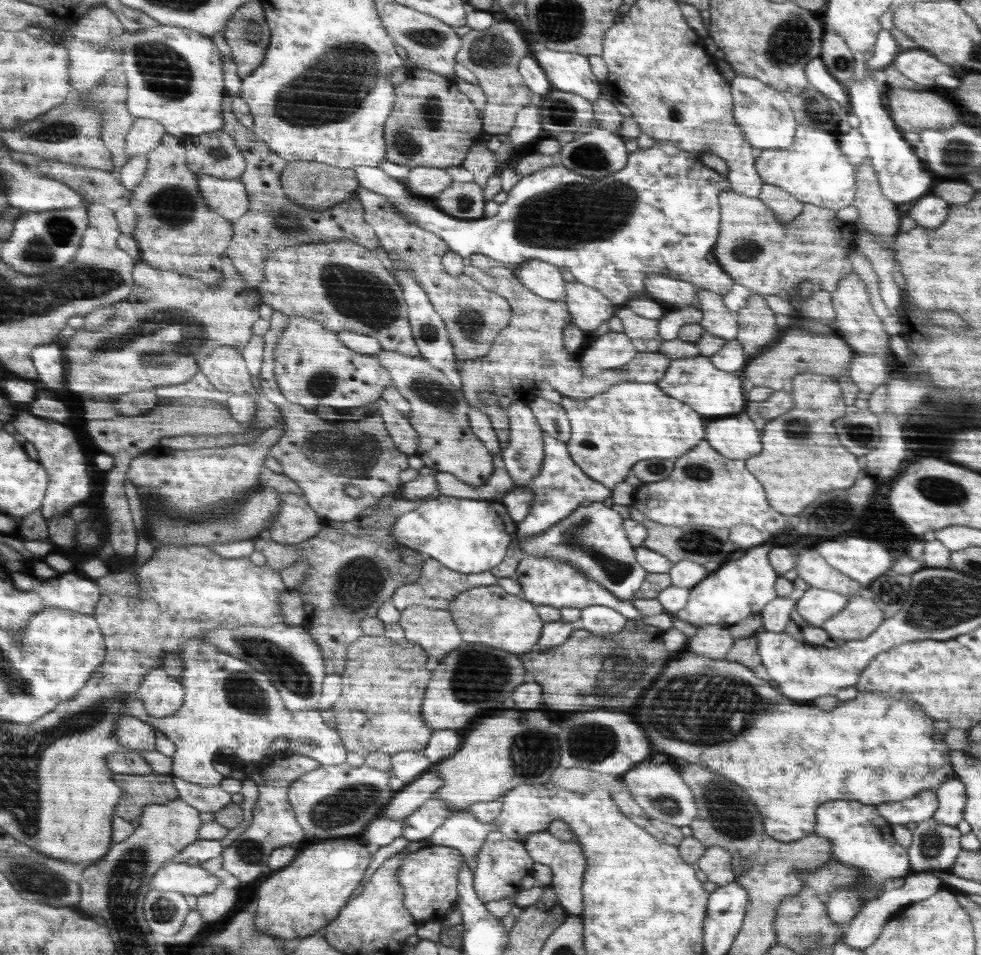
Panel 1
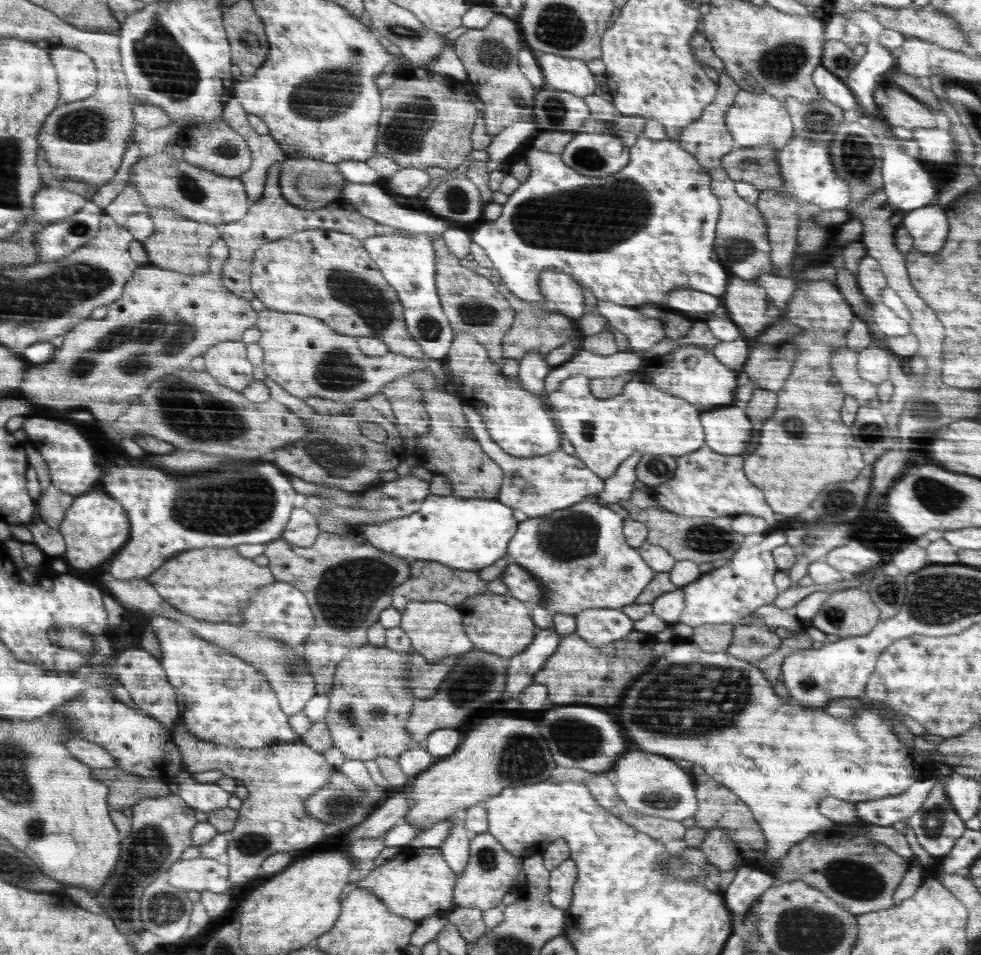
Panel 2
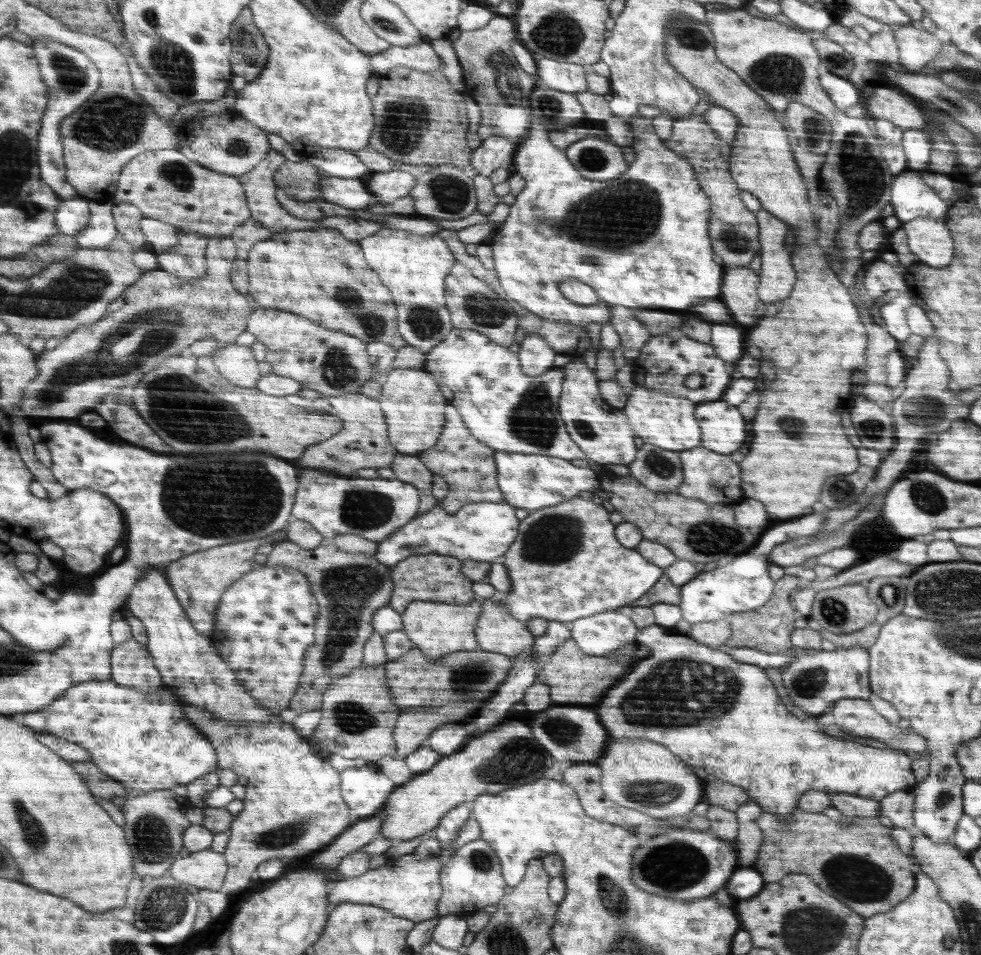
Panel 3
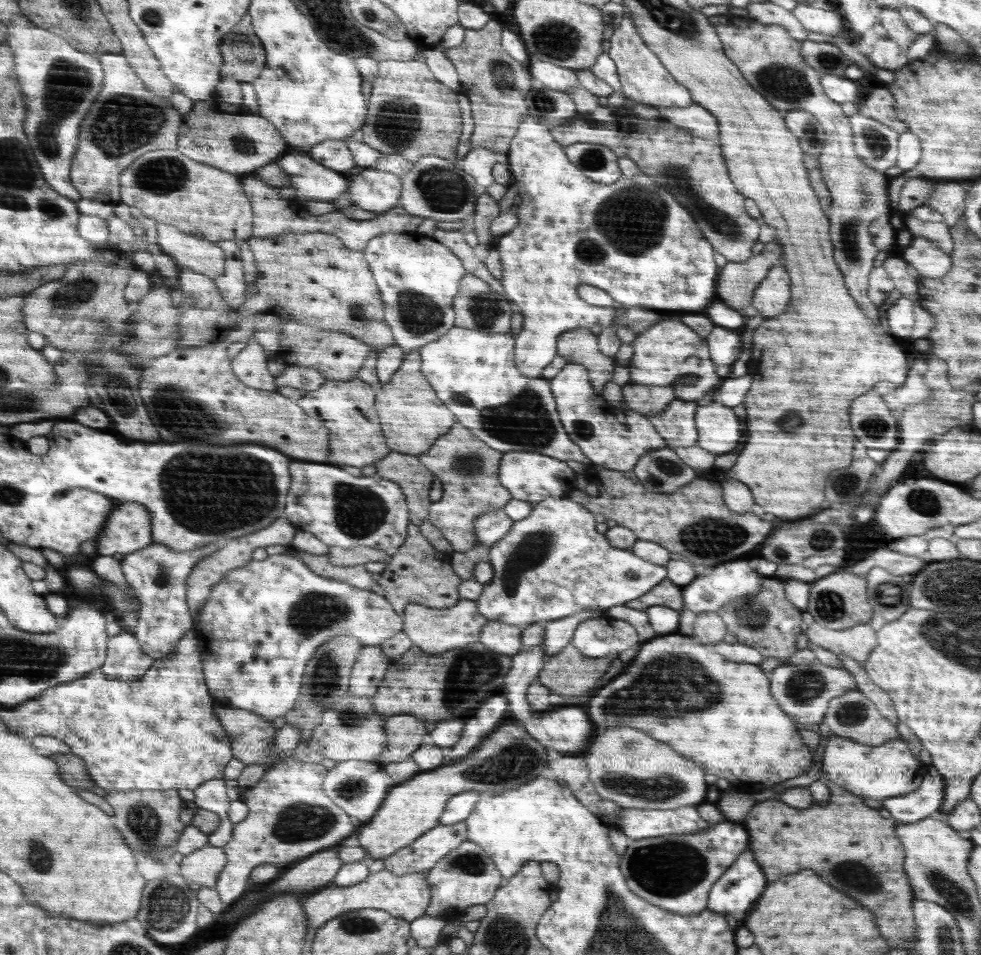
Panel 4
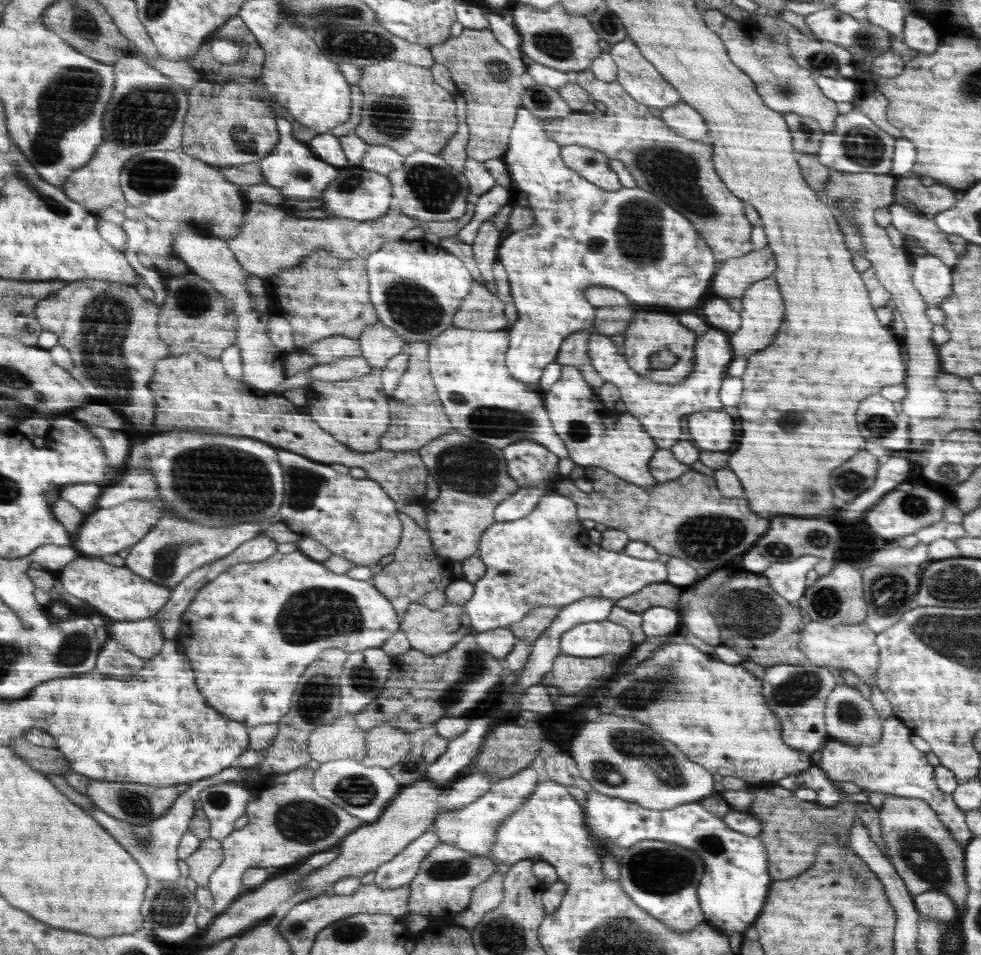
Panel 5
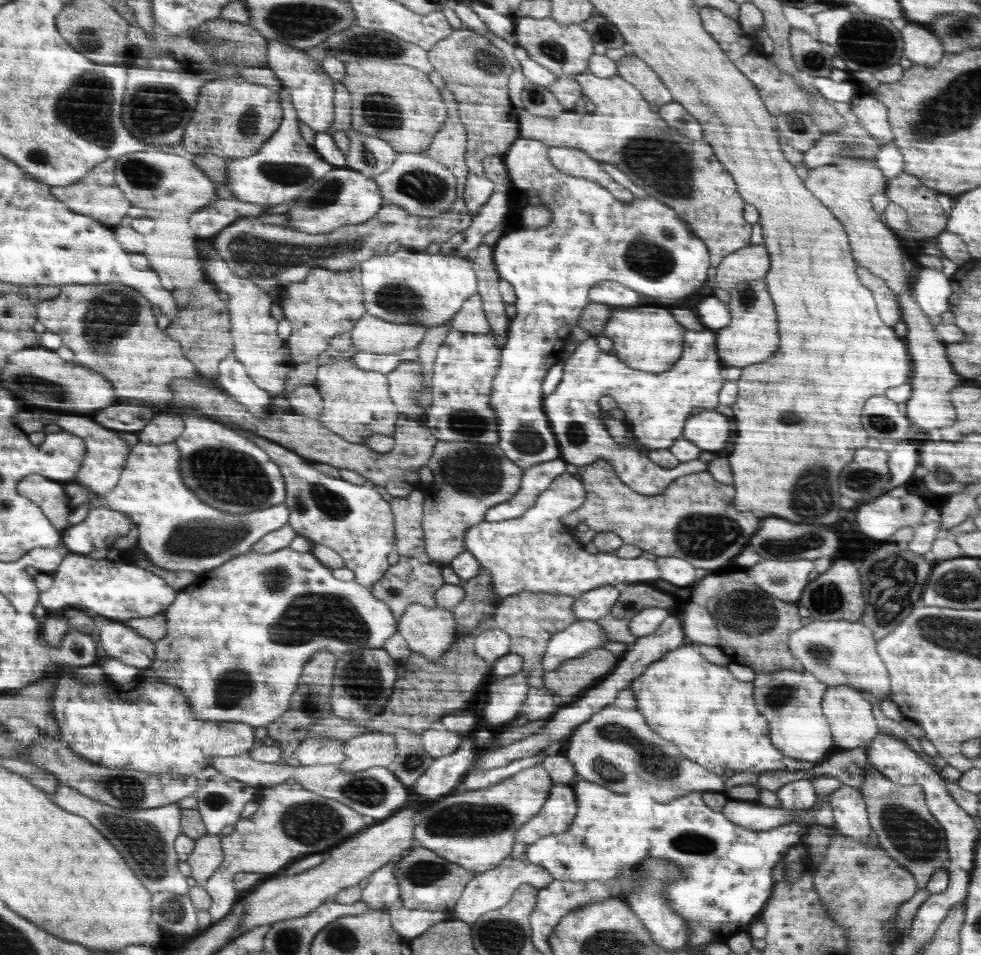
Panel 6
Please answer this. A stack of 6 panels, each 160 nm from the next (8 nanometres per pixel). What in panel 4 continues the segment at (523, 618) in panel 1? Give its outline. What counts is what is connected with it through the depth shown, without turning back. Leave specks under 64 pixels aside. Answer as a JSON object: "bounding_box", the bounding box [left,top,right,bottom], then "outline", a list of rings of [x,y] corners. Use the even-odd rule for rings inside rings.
{"bounding_box":[480,621,523,657],"outline":[[[488,621],[481,630],[480,642],[491,651],[511,657],[523,648],[522,630],[523,627],[502,621]]]}

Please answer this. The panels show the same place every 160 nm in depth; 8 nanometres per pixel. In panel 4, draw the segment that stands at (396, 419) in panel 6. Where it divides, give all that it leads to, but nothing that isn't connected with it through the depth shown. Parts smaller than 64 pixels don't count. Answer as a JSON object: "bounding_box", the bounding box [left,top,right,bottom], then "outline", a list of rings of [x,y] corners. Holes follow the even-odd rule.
{"bounding_box":[297,375,391,467],"outline":[[[358,375],[348,382],[324,381],[318,390],[302,395],[297,403],[305,412],[318,417],[329,429],[329,459],[326,463],[337,467],[363,467],[378,463],[391,449],[385,443],[381,422],[375,407],[376,387],[363,381]]]}

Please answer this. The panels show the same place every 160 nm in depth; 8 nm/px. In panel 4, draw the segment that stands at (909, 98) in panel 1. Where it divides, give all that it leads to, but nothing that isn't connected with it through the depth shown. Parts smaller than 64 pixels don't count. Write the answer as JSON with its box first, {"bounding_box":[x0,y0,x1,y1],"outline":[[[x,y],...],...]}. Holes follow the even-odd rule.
{"bounding_box":[857,84,909,134],"outline":[[[880,84],[878,90],[871,90],[869,94],[862,104],[857,104],[860,114],[893,128],[898,134],[909,130],[909,126],[898,118],[895,98],[886,86]]]}

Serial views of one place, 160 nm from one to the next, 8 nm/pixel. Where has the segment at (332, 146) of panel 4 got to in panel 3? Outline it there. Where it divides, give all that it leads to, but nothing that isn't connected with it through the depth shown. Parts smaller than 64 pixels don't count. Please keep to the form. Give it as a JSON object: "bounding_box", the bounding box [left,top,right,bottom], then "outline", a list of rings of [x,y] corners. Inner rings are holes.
{"bounding_box":[308,148,370,179],"outline":[[[324,148],[308,158],[320,172],[338,178],[360,179],[370,171],[355,153],[341,148]]]}

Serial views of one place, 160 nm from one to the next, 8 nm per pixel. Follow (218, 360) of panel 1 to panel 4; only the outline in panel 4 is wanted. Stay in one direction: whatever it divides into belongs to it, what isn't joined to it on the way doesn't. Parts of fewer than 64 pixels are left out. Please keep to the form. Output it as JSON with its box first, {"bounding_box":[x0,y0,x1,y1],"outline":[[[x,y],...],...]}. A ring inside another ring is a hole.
{"bounding_box":[232,336,276,390],"outline":[[[252,336],[232,360],[233,373],[250,388],[276,390],[274,376],[268,372],[265,348]]]}

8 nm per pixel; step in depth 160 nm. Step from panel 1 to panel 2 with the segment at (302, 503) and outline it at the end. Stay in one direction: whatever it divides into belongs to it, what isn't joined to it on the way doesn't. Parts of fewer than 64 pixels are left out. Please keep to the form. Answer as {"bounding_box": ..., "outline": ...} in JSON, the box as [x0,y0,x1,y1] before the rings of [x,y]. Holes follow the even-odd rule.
{"bounding_box":[281,506,321,548],"outline":[[[296,506],[281,539],[296,547],[307,548],[317,541],[321,535],[317,520],[313,514],[301,506]]]}

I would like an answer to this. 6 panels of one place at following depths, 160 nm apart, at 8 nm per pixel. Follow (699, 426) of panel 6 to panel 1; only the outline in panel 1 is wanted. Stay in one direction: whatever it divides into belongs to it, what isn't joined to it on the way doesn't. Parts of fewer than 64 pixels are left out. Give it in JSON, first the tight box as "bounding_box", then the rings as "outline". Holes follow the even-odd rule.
{"bounding_box":[705,413,762,460],"outline":[[[746,413],[732,418],[720,418],[705,426],[706,438],[714,444],[722,456],[730,460],[746,460],[762,450],[760,432],[754,428],[754,420]]]}

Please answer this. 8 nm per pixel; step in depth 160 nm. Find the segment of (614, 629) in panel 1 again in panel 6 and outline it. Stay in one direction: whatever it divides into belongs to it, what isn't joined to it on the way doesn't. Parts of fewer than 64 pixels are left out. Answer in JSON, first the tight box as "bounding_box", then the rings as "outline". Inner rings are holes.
{"bounding_box":[541,620,613,672],"outline":[[[579,620],[549,640],[541,660],[542,672],[557,669],[562,661],[576,658],[593,648],[613,646],[597,621]]]}

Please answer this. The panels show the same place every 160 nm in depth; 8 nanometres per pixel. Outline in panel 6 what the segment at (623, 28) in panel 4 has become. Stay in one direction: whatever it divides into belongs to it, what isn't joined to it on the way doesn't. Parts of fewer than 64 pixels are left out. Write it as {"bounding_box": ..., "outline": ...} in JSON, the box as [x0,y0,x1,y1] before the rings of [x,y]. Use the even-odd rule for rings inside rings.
{"bounding_box":[617,51,674,107],"outline":[[[630,51],[626,54],[626,58],[618,62],[617,74],[638,88],[650,105],[660,107],[674,101],[670,89],[662,84],[657,73]]]}

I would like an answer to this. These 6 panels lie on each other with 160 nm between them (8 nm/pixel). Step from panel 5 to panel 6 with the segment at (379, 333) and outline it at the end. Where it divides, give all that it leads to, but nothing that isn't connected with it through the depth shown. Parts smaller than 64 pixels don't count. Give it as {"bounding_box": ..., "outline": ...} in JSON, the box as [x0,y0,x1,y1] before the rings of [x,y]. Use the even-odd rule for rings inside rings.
{"bounding_box":[349,314,428,354],"outline":[[[366,314],[357,320],[349,333],[360,351],[386,354],[414,348],[420,344],[428,328],[413,324],[394,324]]]}

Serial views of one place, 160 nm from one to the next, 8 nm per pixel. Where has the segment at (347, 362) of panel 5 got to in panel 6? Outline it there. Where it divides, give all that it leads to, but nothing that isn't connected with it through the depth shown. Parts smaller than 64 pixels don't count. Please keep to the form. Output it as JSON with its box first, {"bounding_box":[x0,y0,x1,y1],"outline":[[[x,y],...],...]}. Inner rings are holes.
{"bounding_box":[351,347,417,374],"outline":[[[417,347],[407,348],[400,352],[388,352],[386,354],[378,354],[374,352],[358,351],[351,358],[353,366],[362,370],[371,370],[372,372],[381,372],[388,374],[397,367],[398,363],[404,361],[417,361]]]}

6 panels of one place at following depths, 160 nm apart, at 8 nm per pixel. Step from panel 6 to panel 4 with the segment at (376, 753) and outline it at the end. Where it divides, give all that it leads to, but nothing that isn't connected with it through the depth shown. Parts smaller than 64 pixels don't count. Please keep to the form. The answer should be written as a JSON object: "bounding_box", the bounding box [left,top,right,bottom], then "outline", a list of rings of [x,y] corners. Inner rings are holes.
{"bounding_box":[375,714,431,767],"outline":[[[396,714],[386,718],[386,750],[375,762],[386,767],[410,758],[424,744],[431,725],[411,714]]]}

